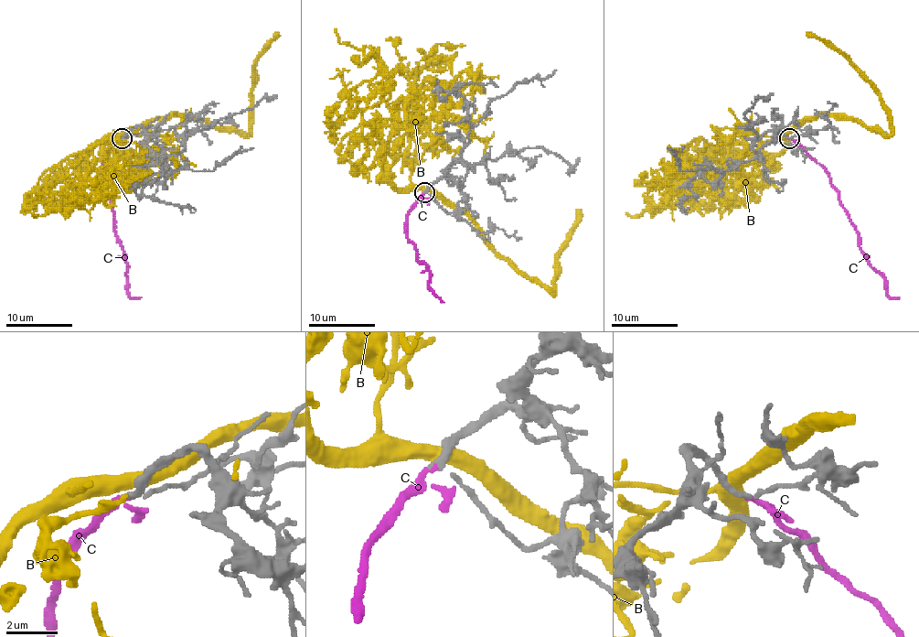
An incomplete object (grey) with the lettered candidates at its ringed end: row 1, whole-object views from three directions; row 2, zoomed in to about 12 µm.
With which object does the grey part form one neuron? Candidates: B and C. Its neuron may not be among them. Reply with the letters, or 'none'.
C

